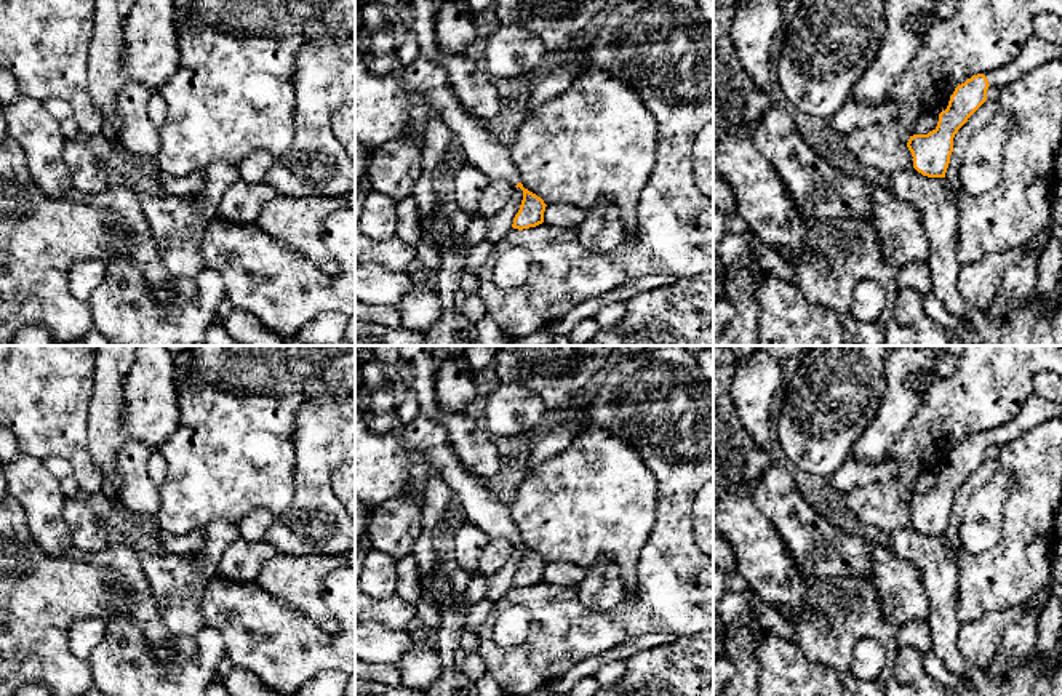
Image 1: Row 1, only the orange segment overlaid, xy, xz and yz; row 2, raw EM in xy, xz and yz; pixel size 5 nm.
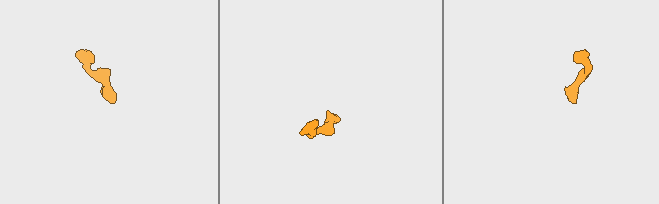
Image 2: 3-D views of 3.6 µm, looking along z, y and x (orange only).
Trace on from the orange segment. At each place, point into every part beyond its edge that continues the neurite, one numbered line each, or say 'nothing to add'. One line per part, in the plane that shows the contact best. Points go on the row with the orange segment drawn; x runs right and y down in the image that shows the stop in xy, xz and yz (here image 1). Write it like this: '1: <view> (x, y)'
1: xz (427, 82)
2: yz (1037, 52)

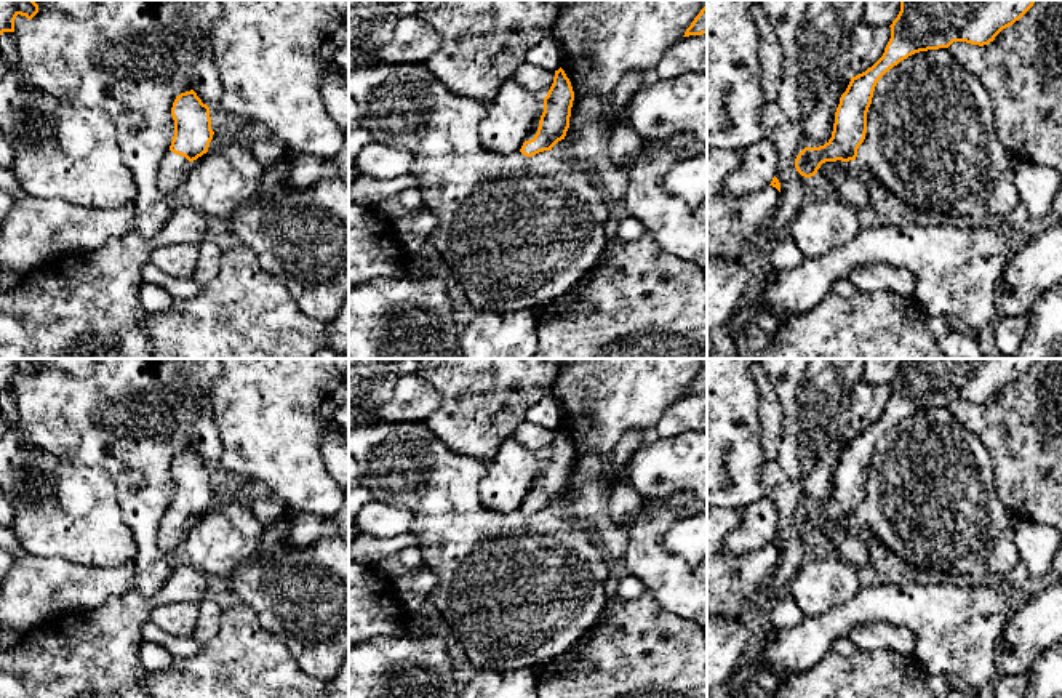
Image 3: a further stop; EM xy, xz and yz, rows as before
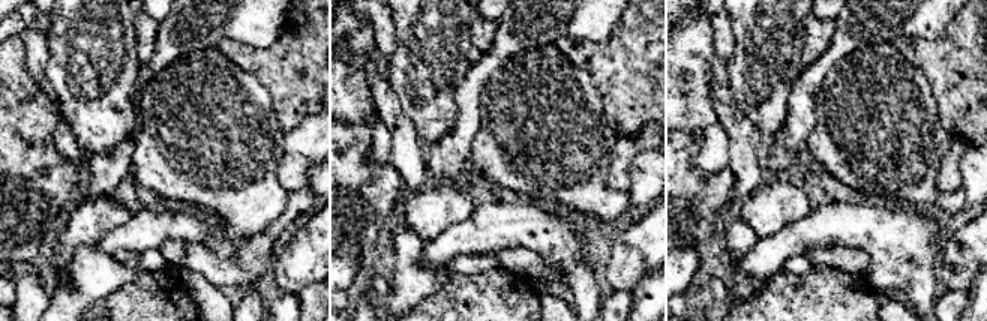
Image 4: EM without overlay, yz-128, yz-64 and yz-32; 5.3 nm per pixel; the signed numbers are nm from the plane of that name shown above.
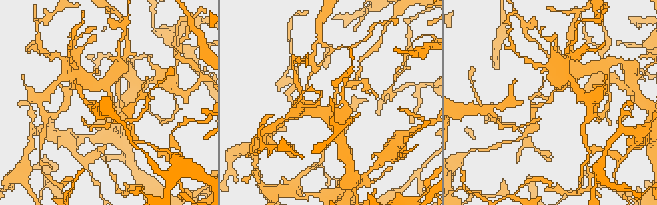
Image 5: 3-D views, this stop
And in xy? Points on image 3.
1: xy (173, 168)

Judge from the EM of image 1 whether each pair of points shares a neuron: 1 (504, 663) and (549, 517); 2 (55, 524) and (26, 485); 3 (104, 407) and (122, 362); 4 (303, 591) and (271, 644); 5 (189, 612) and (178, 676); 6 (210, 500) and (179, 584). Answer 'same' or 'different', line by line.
1: different
2: same
3: same
4: different
5: different
6: different

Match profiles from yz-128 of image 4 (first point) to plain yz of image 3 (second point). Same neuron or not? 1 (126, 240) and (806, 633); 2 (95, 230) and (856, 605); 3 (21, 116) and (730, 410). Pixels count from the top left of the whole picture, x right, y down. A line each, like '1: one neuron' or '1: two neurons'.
1: one neuron
2: two neurons
3: two neurons

